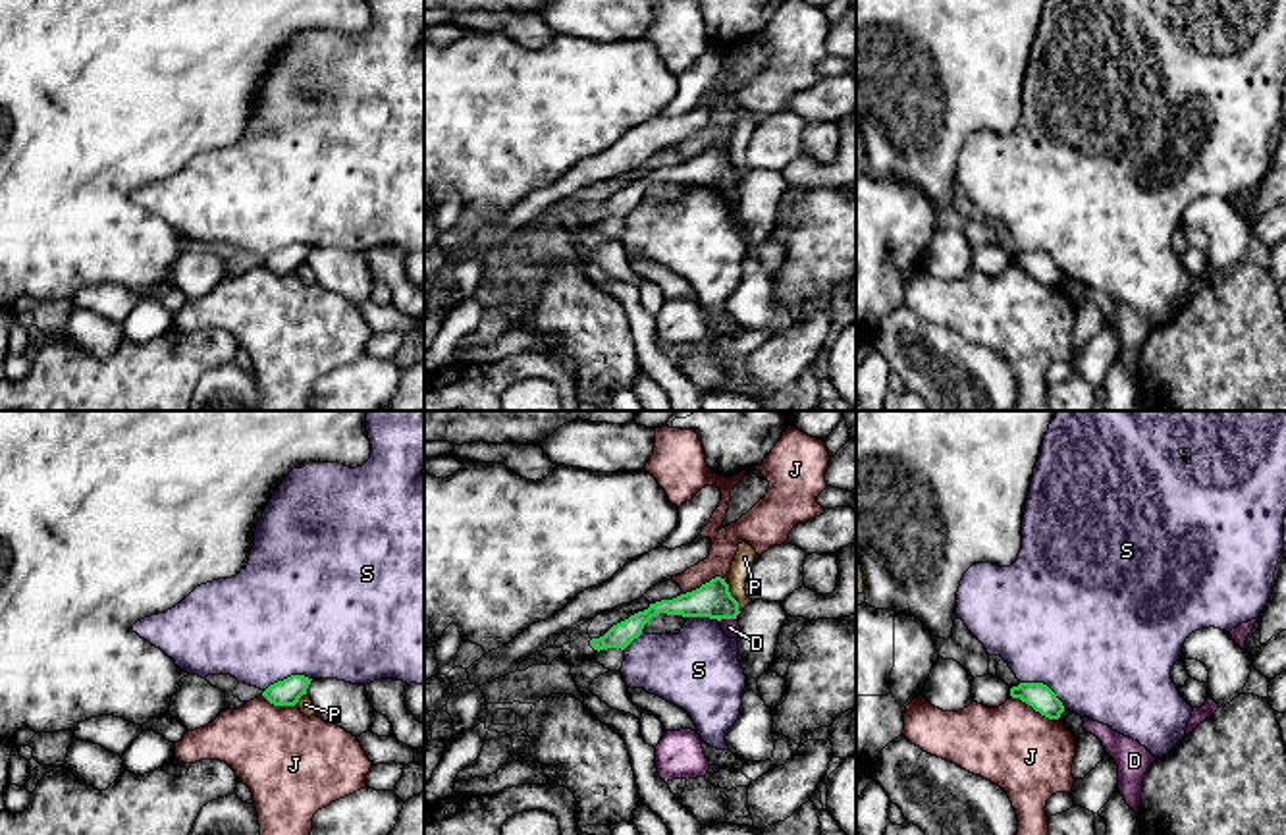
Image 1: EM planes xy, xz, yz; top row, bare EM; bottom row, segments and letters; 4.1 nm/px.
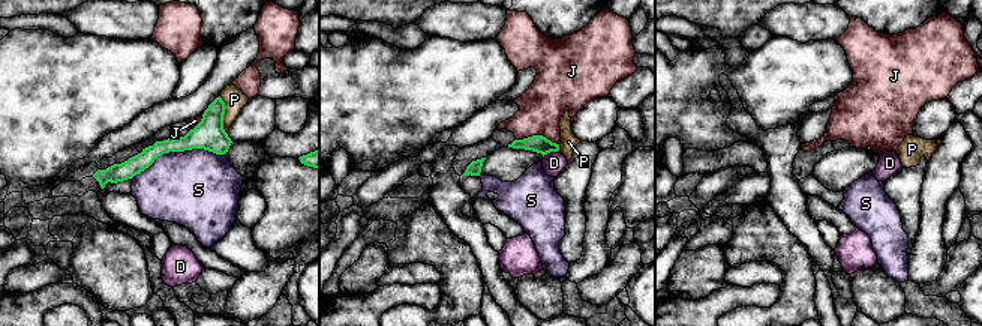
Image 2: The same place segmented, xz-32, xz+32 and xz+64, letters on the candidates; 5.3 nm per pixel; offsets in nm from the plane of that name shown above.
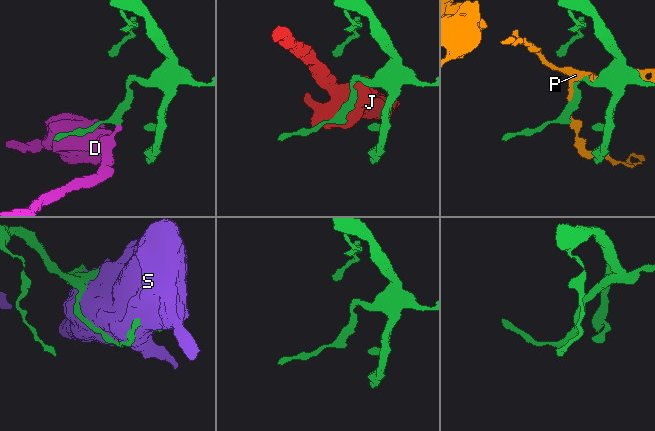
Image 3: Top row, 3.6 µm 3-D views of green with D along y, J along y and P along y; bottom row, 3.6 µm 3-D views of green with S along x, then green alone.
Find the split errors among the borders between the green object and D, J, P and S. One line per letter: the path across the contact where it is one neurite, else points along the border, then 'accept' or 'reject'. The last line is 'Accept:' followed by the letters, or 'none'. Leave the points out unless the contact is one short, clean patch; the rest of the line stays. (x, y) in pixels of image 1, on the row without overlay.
D: border along xz (735, 186), (720, 189); reject
J: border along xz (727, 151), (712, 145), (683, 162); reject
P: reject
S: reject
Accept: none

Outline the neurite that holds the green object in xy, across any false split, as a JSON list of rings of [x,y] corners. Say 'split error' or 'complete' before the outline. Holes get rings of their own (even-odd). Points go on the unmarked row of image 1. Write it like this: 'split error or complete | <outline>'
complete | [[[291,243],[283,249],[278,249],[270,253],[262,264],[274,272],[274,274],[295,274],[303,262],[307,262],[307,256],[312,247],[305,243]]]

